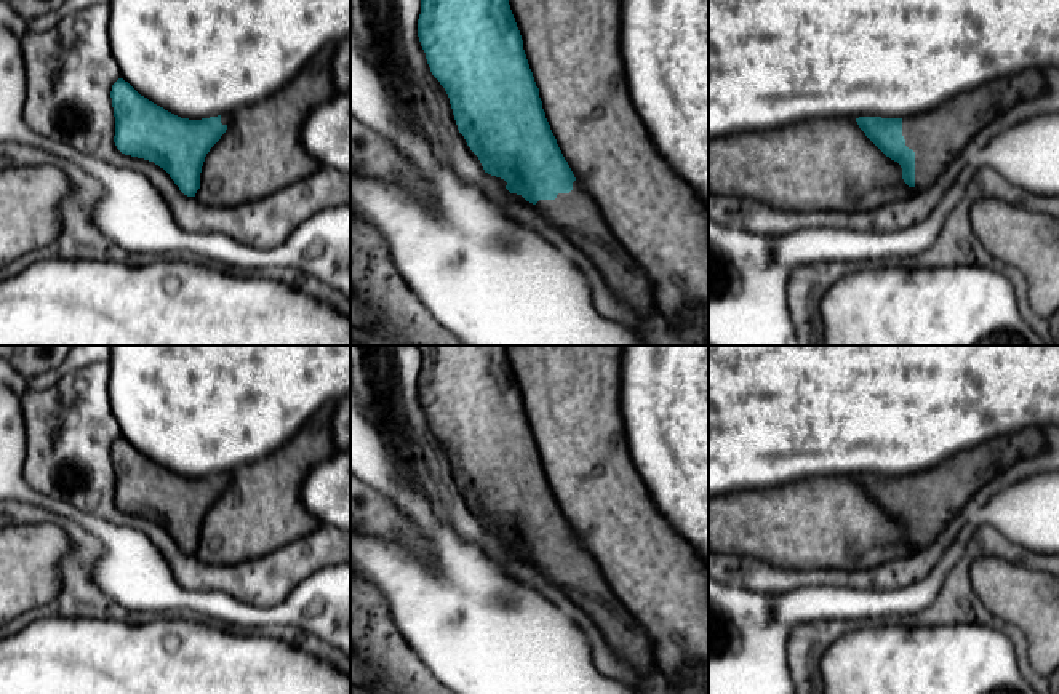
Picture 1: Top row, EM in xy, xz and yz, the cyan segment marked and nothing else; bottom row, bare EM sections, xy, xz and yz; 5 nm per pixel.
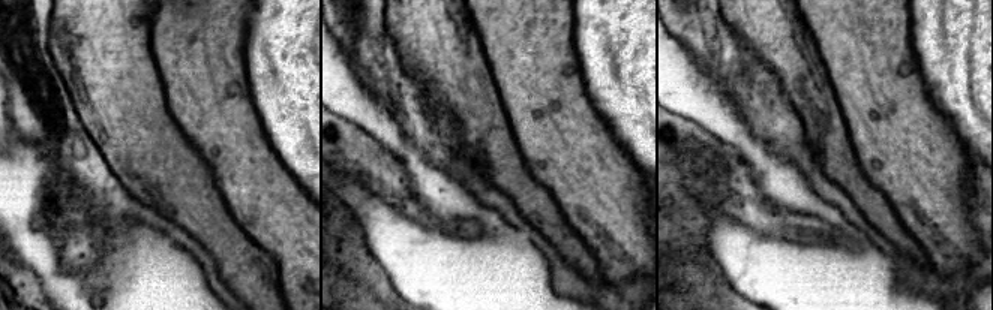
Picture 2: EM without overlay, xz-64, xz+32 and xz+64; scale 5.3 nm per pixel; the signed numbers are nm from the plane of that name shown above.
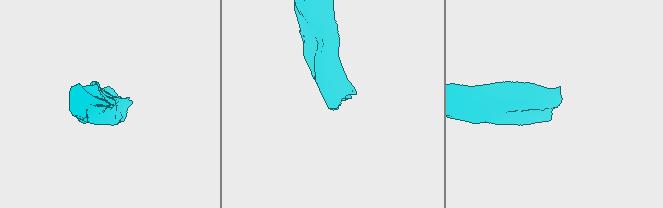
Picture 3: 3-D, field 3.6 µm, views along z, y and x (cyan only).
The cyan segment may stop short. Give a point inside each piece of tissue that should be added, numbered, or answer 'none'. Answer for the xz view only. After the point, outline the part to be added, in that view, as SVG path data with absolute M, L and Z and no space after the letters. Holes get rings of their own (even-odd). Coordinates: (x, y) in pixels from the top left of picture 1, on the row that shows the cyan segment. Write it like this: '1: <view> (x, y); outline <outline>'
1: xz (576, 215); outline M574 181L569 193L539 200L536 206L590 259L617 297L638 313L643 329L648 315L657 310L653 281L613 235L595 200Z

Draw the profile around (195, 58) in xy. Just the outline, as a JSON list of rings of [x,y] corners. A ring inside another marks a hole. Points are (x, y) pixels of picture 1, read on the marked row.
[[[110,0],[109,40],[120,67],[120,77],[141,96],[165,110],[189,120],[202,120],[237,110],[270,98],[328,43],[339,43],[350,35],[350,0]]]

